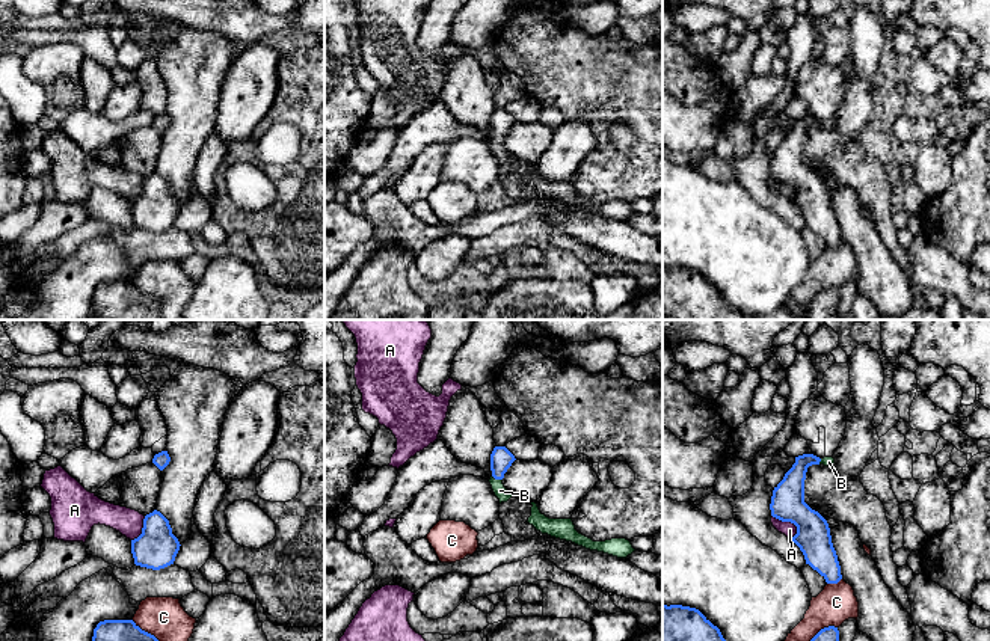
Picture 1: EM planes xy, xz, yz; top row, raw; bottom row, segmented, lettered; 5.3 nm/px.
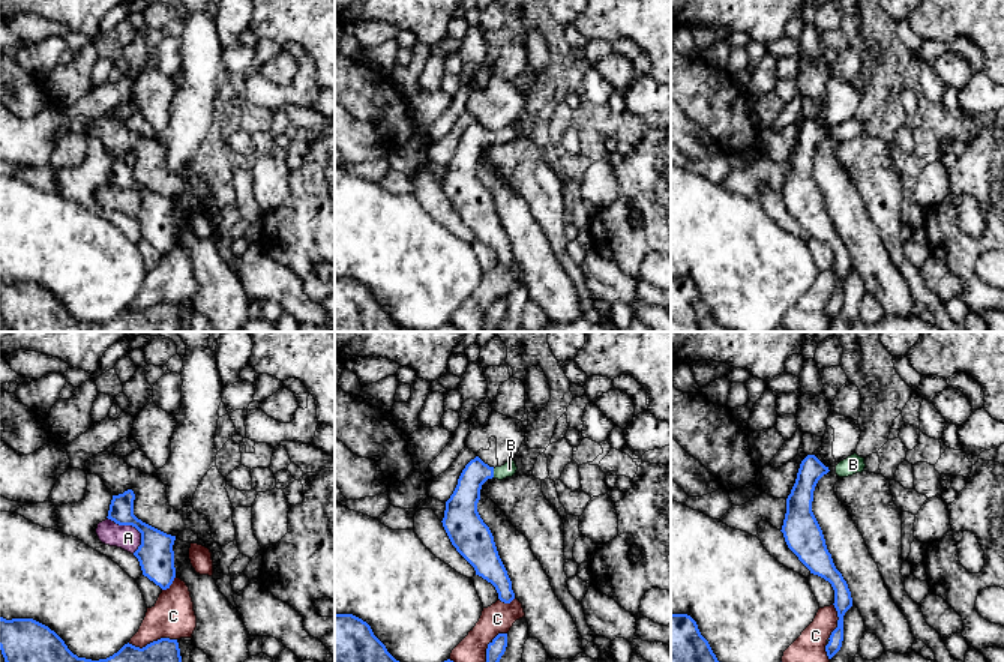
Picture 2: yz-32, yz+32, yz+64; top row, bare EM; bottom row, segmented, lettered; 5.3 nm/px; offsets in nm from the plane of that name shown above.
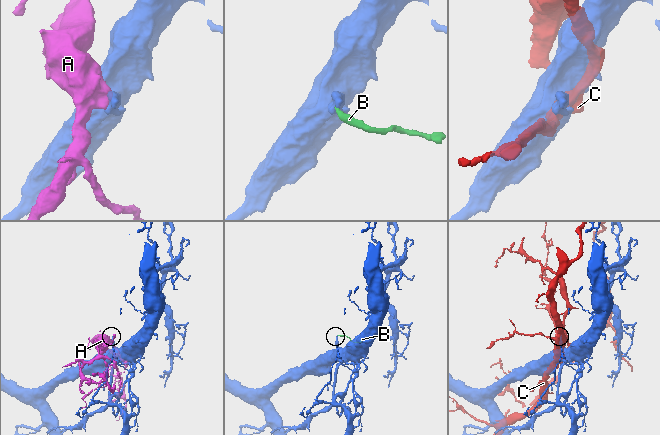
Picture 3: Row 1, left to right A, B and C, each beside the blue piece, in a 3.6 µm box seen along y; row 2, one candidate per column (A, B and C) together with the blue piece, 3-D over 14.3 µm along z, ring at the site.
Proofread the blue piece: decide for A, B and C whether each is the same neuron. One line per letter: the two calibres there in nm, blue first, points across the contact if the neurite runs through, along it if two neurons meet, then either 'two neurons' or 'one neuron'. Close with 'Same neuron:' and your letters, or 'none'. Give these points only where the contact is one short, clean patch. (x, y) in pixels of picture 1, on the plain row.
A: 180/80 nm | two neurons
B: 120/70 nm | across xz (501, 121), (497, 141), (500, 153) | one neuron
C: 180/200 nm | two neurons
Same neuron: B

